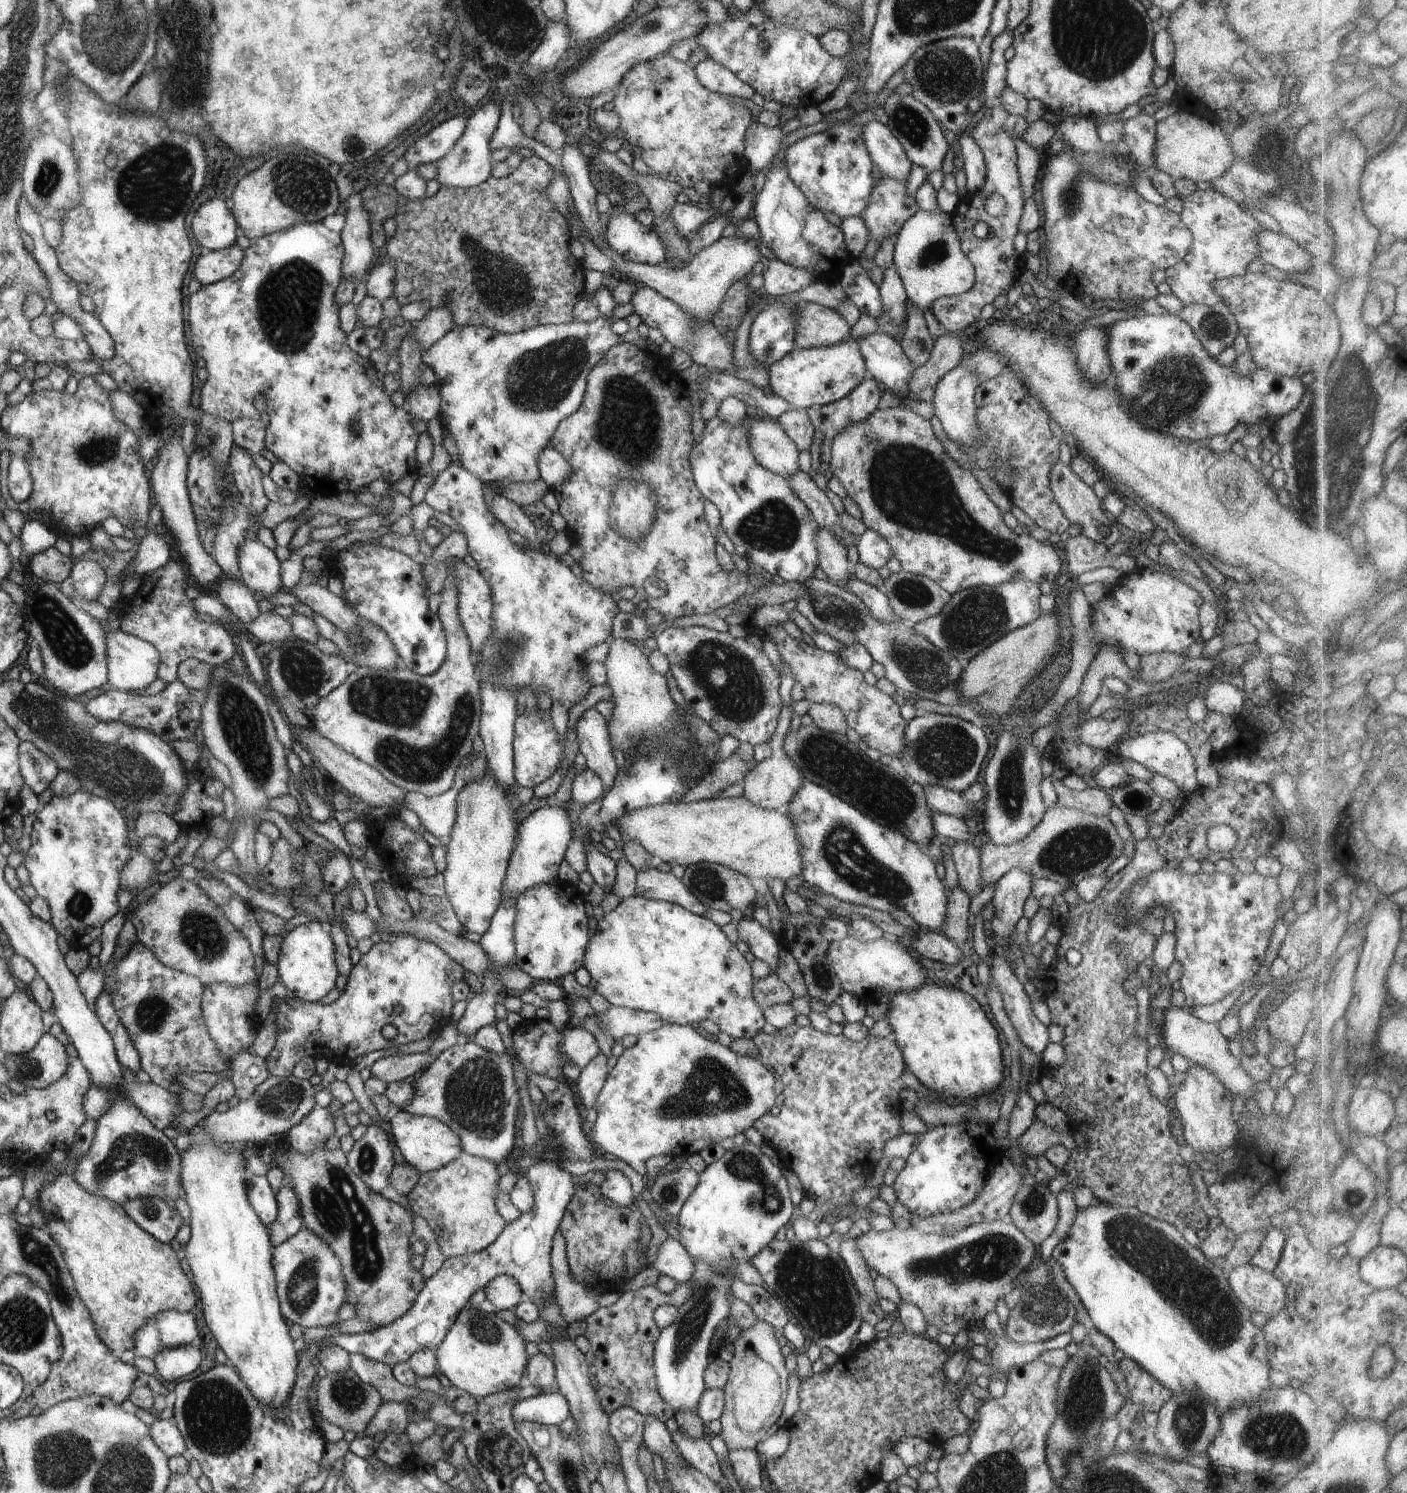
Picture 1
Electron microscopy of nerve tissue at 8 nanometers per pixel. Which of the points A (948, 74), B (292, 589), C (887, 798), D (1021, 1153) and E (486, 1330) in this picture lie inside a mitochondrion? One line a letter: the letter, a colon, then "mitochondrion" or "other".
A: mitochondrion
B: other
C: mitochondrion
D: other
E: mitochondrion

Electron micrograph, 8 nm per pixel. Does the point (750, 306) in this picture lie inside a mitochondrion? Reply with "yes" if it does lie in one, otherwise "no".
no

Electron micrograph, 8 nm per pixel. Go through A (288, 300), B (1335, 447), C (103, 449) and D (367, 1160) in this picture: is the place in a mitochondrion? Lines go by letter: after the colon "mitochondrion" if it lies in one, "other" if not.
A: mitochondrion
B: mitochondrion
C: mitochondrion
D: mitochondrion

